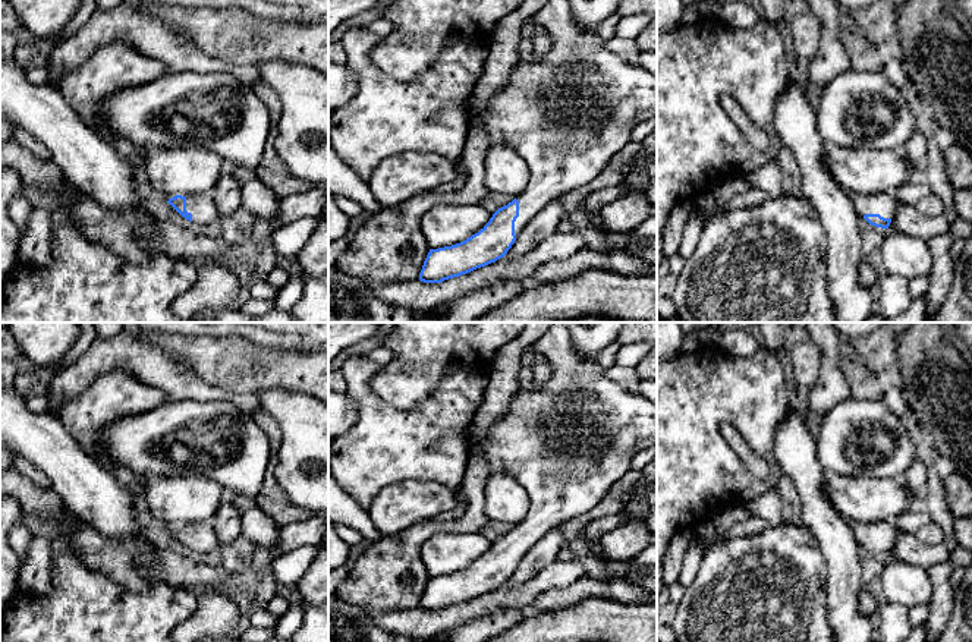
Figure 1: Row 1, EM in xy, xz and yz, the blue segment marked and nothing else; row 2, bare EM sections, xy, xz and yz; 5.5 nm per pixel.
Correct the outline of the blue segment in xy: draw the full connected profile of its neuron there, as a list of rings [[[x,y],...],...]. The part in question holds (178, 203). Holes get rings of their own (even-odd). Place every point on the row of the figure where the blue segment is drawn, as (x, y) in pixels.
[[[213,193],[176,195],[167,201],[182,217],[199,226],[208,226],[221,220],[214,204]]]

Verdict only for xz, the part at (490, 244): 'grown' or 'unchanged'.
grown

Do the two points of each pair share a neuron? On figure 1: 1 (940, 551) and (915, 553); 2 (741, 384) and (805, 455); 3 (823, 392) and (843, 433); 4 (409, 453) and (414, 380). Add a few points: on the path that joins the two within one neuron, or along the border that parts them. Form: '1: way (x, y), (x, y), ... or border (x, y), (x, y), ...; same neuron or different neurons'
1: way (934, 553), (921, 553); same neuron
2: border (790, 408), (776, 431), (776, 459); different neurons
3: border (851, 396), (836, 403), (821, 418); different neurons
4: border (436, 384), (412, 409), (399, 411), (380, 399); different neurons

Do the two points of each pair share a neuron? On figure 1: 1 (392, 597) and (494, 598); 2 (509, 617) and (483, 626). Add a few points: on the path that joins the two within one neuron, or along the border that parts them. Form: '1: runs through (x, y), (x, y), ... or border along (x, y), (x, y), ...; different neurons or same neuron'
1: border along (418, 606), (409, 610), (384, 611); different neurons
2: runs through (503, 617), (488, 625); same neuron

